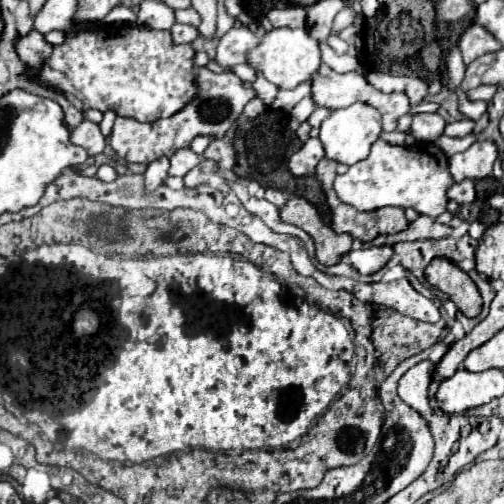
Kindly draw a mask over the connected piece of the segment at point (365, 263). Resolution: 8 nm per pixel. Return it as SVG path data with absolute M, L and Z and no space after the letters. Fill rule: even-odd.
M391 246L361 248L361 250L351 250L347 256L355 270L359 270L361 274L373 274L389 262L389 258L393 256L393 248Z

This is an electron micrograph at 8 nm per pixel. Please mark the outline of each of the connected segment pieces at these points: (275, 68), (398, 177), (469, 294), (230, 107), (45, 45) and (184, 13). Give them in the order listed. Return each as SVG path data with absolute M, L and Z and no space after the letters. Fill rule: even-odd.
M273 28L263 36L263 40L255 48L251 48L251 52L247 52L247 64L253 70L261 72L277 88L293 90L317 72L321 64L319 42L313 40L305 28Z
M377 140L365 160L349 166L345 174L335 178L335 192L341 202L357 210L369 212L383 206L401 206L437 218L447 210L447 190L451 184L447 156L433 144L415 142L411 146L391 146L385 140Z
M435 258L425 270L425 278L431 286L445 292L467 318L475 318L481 312L483 300L475 282L447 258Z
M199 68L197 76L193 80L197 92L193 100L183 106L175 116L161 118L149 124L141 124L133 118L121 118L117 116L113 132L109 136L111 148L117 152L119 158L125 162L139 162L139 164L149 164L161 156L171 158L171 154L179 148L189 148L191 142L197 136L209 136L209 138L223 138L227 130L237 122L241 116L245 104L255 96L253 88L247 88L239 76L233 72L211 72L207 68Z
M33 30L27 36L21 36L17 40L15 48L17 48L17 52L25 64L37 68L39 64L43 64L43 60L47 60L47 56L51 56L53 44L49 44L43 34Z
M193 8L175 10L175 16L177 16L177 22L181 22L181 24L191 24L195 28L199 28L199 24L201 24L201 16Z

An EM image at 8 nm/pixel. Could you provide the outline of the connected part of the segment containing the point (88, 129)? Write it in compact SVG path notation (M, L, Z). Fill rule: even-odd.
M87 118L83 120L83 124L79 124L77 128L71 130L71 142L75 146L85 148L89 152L89 156L101 154L105 148L105 138L103 138L99 126Z

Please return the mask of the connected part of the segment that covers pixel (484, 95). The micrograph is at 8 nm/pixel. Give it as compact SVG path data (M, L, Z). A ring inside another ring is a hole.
M483 85L479 86L479 88L467 91L466 94L471 100L483 100L488 103L496 93L496 90L496 86Z

